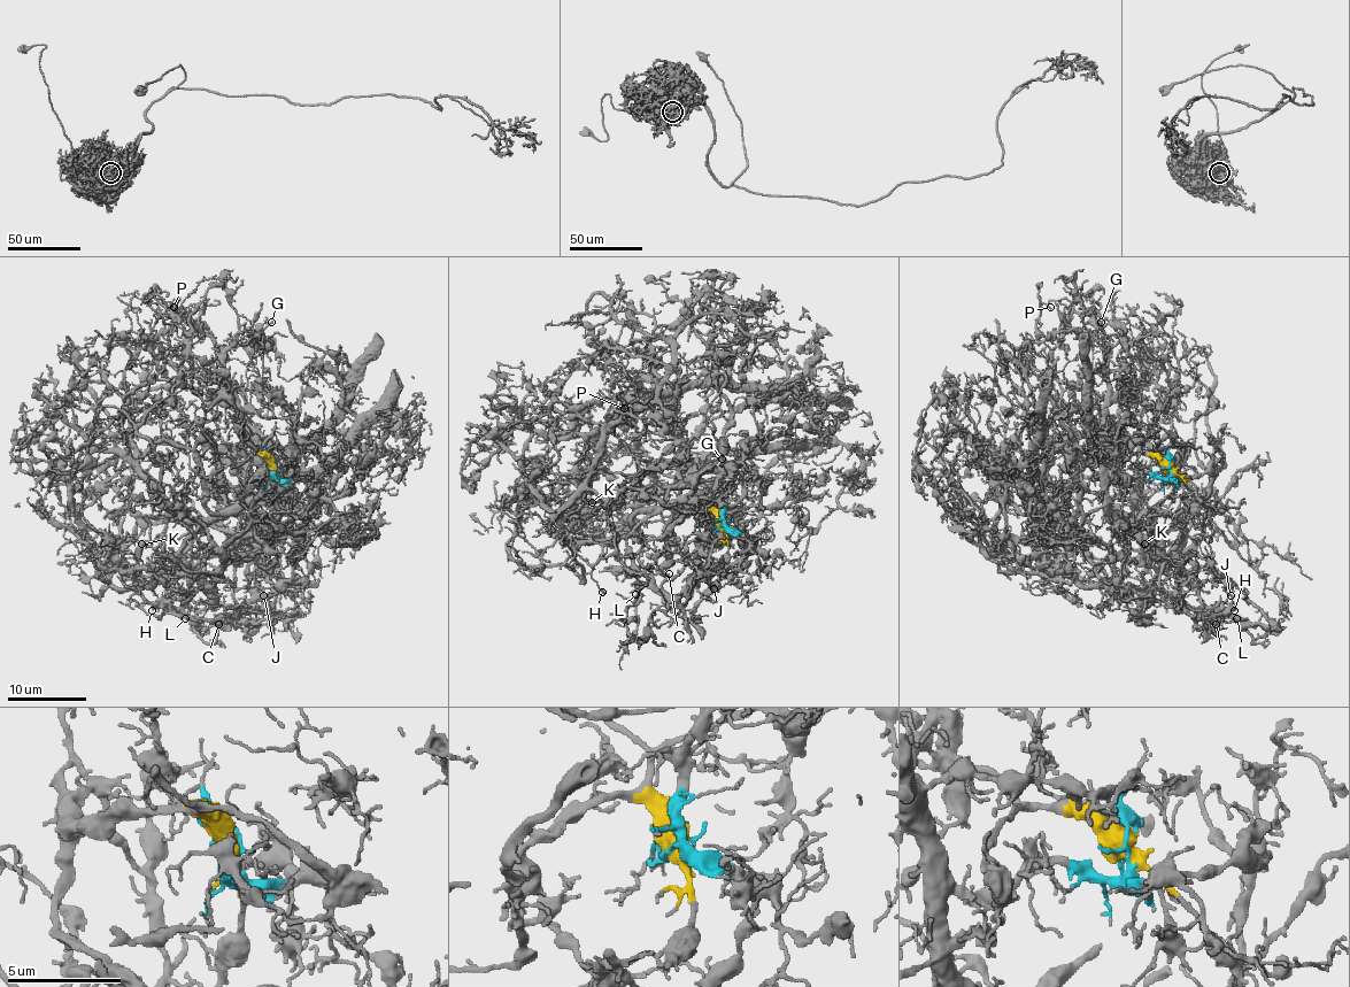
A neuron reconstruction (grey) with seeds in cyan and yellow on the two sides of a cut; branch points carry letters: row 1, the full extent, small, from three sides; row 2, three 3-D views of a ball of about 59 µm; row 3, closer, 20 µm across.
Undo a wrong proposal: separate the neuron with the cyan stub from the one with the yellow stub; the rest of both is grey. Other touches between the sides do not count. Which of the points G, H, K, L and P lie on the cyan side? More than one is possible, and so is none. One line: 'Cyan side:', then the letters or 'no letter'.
Cyan side: G, K, P

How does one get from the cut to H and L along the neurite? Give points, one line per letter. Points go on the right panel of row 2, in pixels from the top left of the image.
H: (1169, 467), (1150, 455), (1178, 485), (1136, 532), (1160, 555), (1182, 518), (1182, 546), (1133, 596), (1233, 610)
L: (1169, 467), (1150, 455), (1178, 485), (1136, 532), (1160, 555), (1182, 518), (1182, 546), (1133, 596), (1237, 618)

